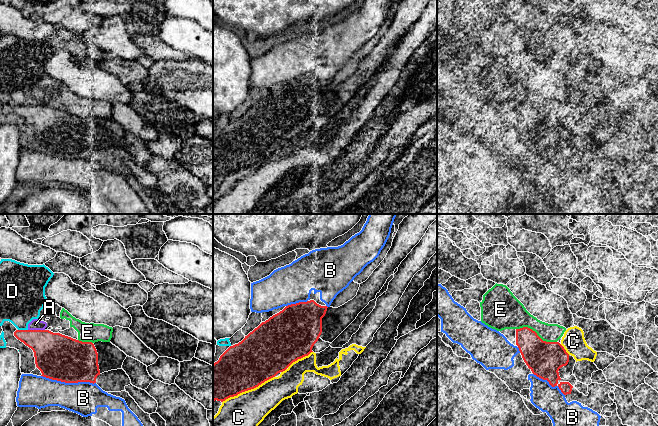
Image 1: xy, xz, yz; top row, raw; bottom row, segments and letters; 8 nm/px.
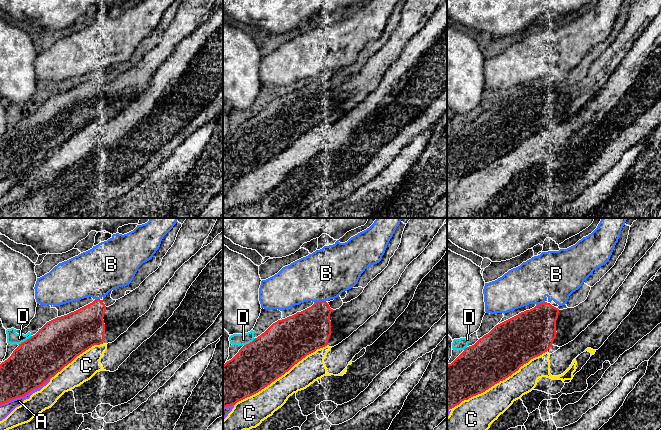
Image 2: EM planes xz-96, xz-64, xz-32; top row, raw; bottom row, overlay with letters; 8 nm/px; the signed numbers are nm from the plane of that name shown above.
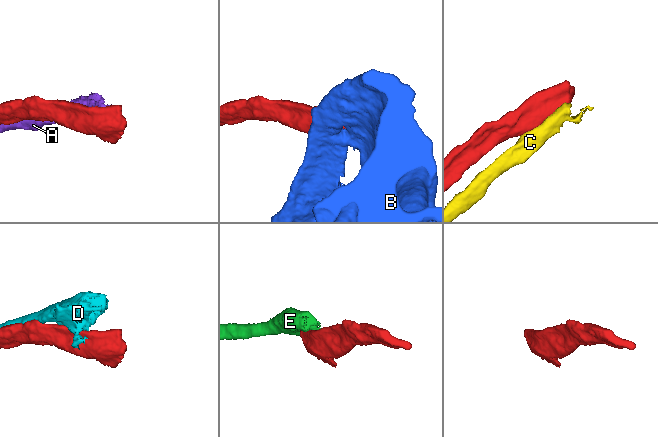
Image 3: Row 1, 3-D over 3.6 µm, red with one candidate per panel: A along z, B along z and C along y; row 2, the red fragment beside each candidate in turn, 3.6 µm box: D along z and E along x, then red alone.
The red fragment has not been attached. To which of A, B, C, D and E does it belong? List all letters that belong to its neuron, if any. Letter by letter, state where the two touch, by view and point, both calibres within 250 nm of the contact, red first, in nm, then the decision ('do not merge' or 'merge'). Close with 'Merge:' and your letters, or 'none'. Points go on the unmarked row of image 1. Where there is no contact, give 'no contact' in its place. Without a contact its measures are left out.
A: contact xy (36, 106); calibres 340 and 90 nm; do not merge
B: contact xy (68, 158); calibres 360 and 260 nm; do not merge
C: contact xz (248, 165); calibres 380 and 340 nm; do not merge
D: contact xy (23, 106); calibres 260 and 360 nm; do not merge
E: contact yz (536, 109); calibres 280 and 240 nm; do not merge
Merge: none

